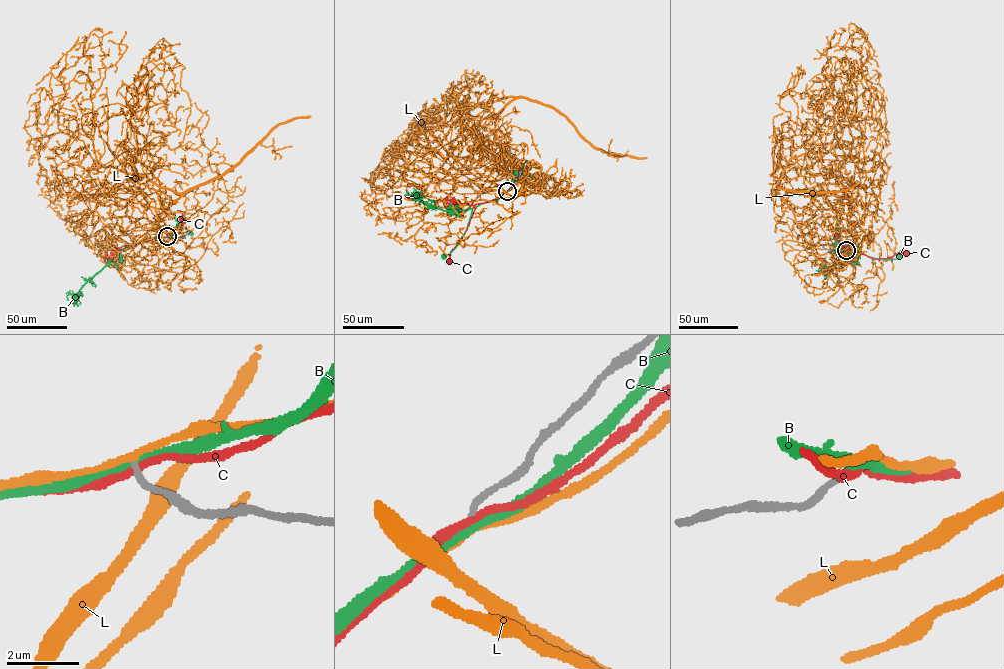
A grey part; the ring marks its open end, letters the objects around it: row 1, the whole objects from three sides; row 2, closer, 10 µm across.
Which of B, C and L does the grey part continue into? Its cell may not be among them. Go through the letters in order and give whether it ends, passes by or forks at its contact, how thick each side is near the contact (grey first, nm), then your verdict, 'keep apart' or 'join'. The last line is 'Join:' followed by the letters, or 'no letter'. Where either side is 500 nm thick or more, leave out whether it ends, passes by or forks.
B: it passes by | 150/240 nm | keep apart
C: it passes by | 170/190 nm | keep apart
L: it passes by | 150/200 nm | join
Join: L

